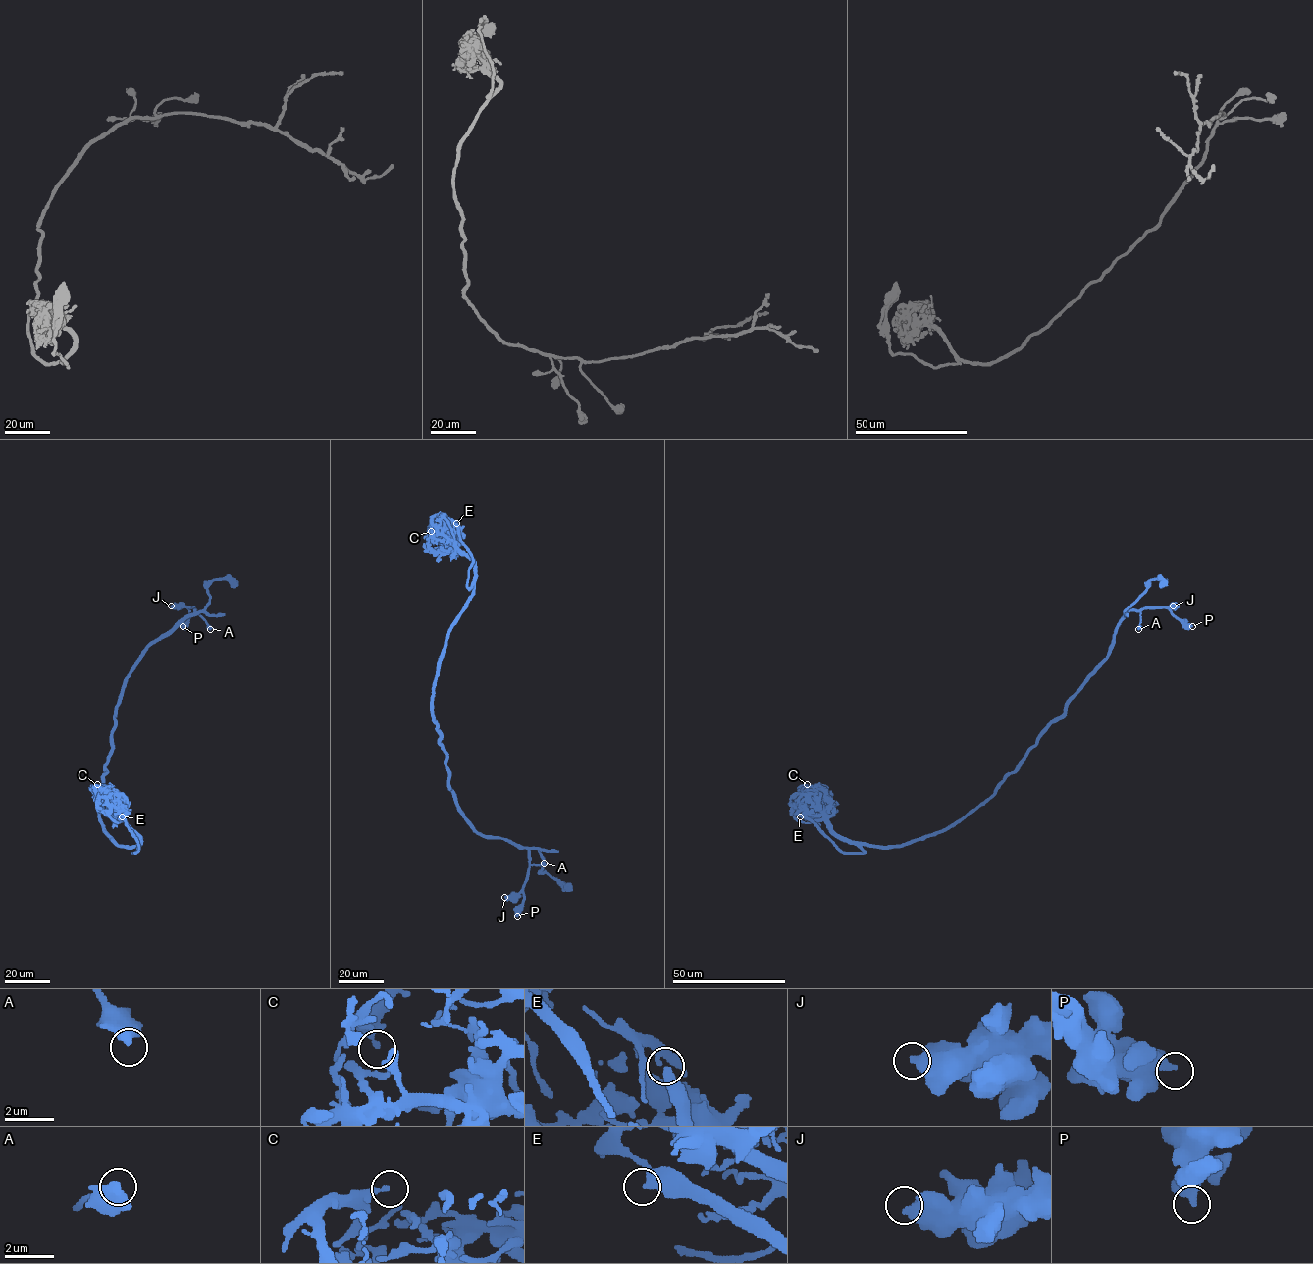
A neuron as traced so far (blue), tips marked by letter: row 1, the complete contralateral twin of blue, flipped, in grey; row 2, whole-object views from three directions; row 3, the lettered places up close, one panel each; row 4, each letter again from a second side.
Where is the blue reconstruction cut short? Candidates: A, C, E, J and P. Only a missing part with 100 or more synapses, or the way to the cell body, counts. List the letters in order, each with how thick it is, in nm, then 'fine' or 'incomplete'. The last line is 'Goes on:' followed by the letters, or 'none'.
A: calibre 500 nm; fine
C: calibre 280 nm; fine
E: calibre 460 nm; incomplete
J: calibre 600 nm; fine
P: calibre 400 nm; fine
Goes on: E

